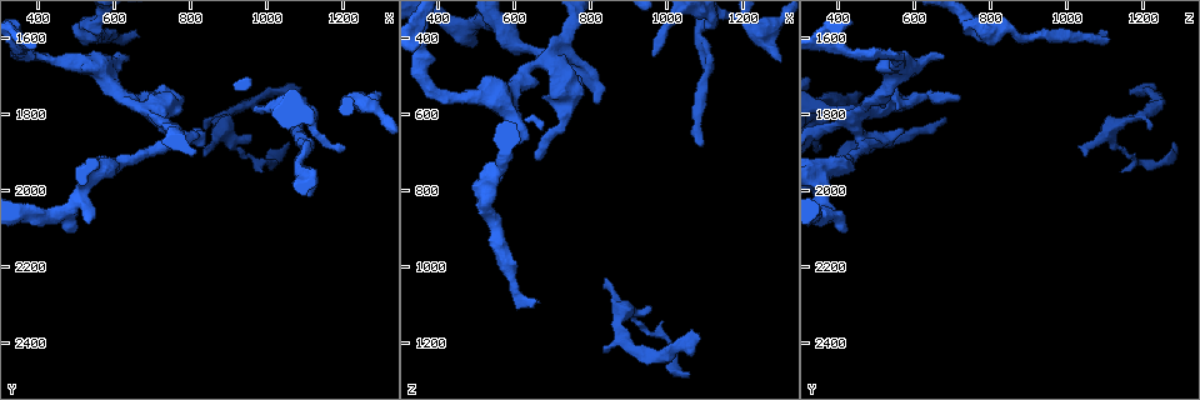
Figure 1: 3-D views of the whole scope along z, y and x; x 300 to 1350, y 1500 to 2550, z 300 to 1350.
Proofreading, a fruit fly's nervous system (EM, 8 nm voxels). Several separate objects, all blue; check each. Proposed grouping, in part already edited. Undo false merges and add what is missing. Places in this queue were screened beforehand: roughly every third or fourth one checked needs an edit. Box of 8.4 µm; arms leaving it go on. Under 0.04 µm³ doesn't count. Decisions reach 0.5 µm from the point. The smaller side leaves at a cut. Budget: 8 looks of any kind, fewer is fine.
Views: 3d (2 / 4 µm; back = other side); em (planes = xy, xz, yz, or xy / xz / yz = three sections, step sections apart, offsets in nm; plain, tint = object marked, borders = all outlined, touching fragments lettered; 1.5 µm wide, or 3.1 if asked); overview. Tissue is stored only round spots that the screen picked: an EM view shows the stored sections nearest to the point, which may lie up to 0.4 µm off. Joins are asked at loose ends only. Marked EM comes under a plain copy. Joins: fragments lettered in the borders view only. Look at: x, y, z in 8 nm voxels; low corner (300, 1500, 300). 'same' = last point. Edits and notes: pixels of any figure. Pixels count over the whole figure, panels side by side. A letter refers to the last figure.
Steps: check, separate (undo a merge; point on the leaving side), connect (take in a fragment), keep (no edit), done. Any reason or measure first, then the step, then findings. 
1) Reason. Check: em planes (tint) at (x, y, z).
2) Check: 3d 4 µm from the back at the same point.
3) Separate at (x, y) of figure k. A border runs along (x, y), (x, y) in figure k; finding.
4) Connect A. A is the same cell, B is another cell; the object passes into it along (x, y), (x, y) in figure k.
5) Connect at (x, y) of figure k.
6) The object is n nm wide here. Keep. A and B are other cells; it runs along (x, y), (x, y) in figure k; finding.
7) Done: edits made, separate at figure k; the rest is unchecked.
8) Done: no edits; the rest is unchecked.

End of a long branch. Check: 3d 2 µm at (665, 1600, 1100).

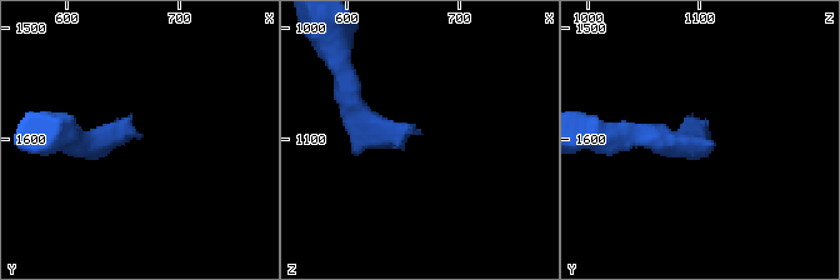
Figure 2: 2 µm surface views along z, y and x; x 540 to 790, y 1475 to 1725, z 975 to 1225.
Need the tissue. Check: em planes (tint) at (662, 1598, 1094).

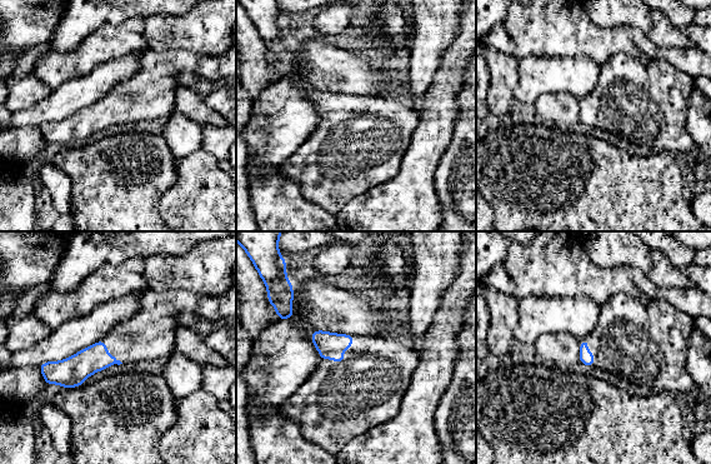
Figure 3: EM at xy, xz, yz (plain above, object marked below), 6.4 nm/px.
Check: em planes (borders) at the same point.

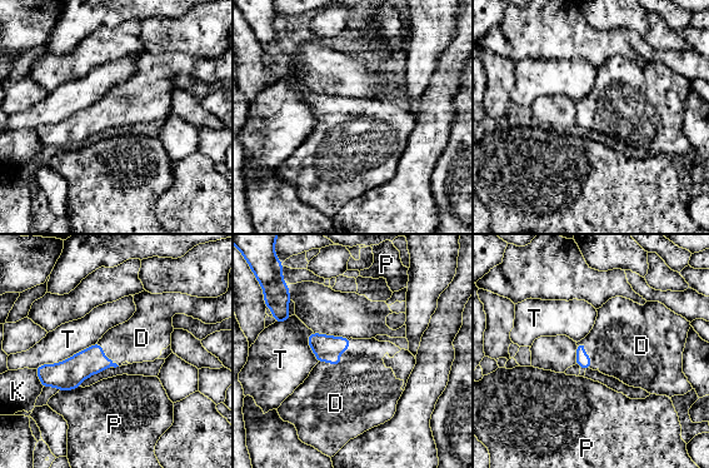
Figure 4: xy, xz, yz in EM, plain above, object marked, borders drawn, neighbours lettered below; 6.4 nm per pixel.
The object is 100 nm wide here. Connect D. D is the same cell, K, P and T are other cells; the object passes into it along (326, 348), (339, 359), (360, 392) in figure 4; the neuron continues.

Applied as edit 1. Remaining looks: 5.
Tapers out. Check: em planes (borders) at (825, 1830, 1215).

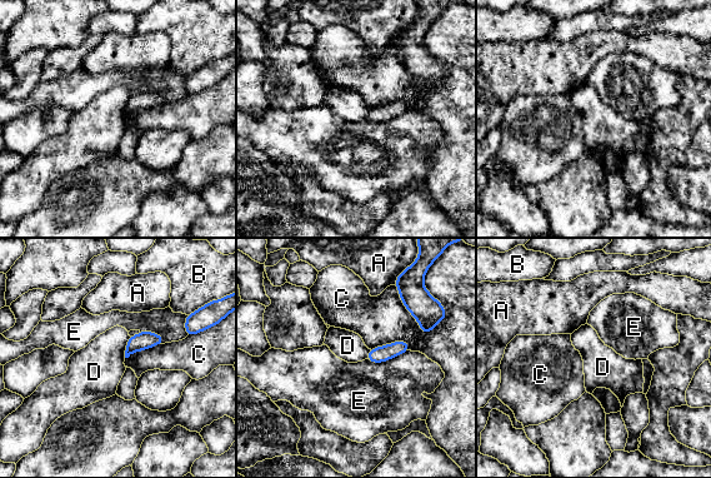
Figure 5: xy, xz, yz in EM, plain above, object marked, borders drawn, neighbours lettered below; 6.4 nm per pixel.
Keep. A, B, C, D and E are other cells; a border runs along (130, 337), (124, 357) in figure 5; none of them fits.

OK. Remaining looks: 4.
Branch stops here. Check: em xy step 8 (borders) at (965, 1785, 440).

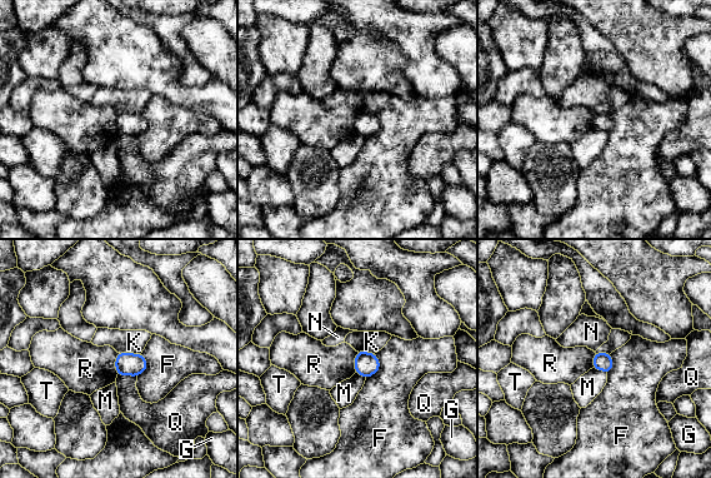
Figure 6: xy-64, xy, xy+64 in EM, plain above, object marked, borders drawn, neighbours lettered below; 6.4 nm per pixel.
Check: em planes (borders) at the same point.

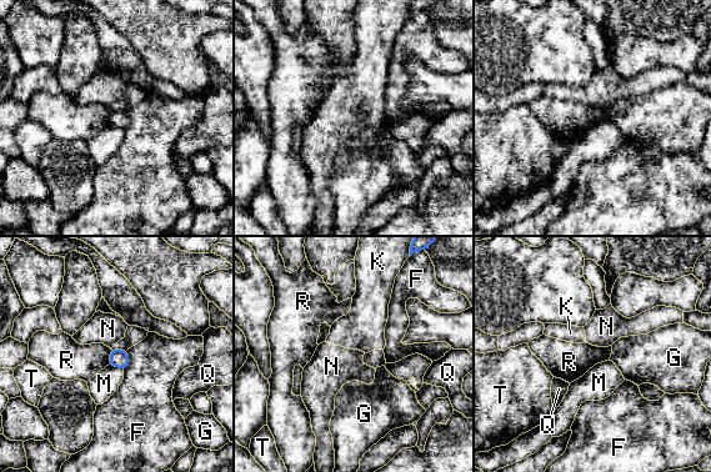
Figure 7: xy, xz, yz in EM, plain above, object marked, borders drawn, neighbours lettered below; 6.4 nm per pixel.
Keep. F, G, K, M, N, Q, R and T are other cells; a border runs along (110, 363), (123, 370) in figure 7; none of them fits.

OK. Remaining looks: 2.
Done: edits made, connect at figure 4; the rest is unchecked.

